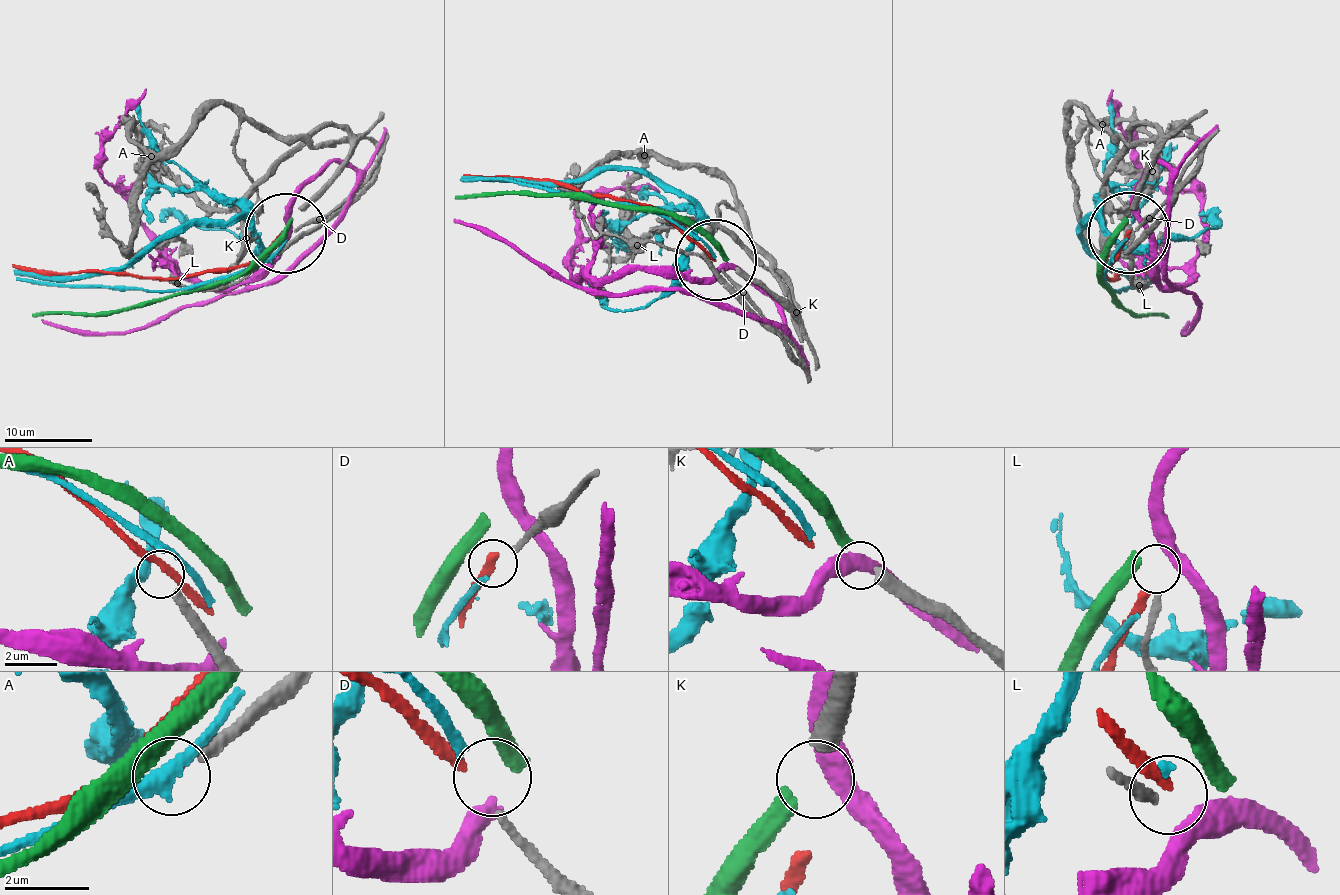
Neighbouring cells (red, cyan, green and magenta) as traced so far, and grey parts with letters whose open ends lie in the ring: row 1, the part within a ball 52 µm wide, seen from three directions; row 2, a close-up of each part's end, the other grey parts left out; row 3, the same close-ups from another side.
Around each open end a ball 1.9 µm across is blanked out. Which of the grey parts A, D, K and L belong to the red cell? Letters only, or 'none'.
none

